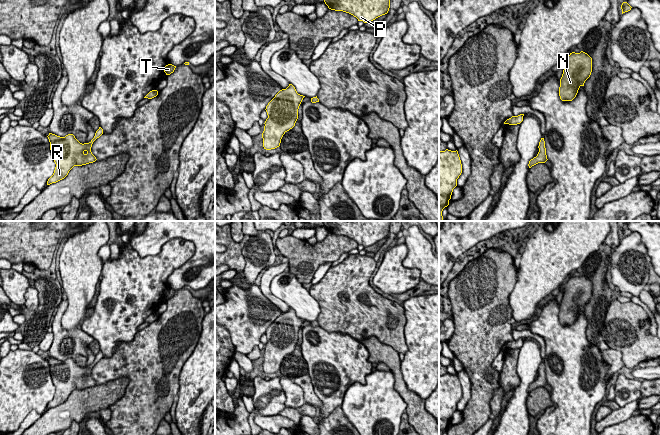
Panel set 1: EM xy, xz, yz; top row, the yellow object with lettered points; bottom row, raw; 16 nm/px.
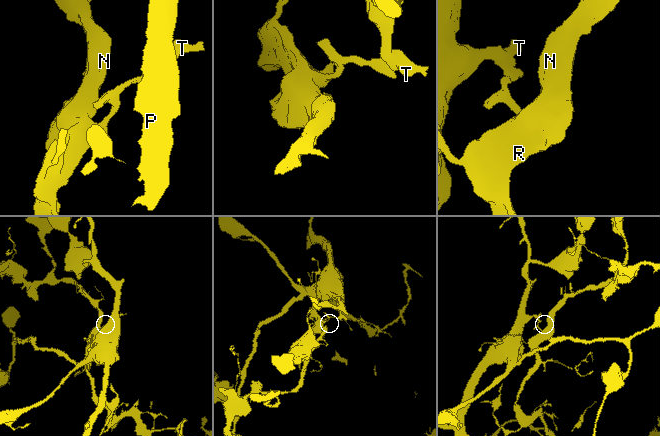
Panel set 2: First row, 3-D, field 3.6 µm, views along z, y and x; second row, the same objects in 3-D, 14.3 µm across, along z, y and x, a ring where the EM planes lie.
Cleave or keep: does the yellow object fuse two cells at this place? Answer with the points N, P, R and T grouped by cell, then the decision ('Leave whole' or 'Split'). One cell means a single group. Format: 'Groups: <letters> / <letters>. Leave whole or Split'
Groups: N R / P T. Split

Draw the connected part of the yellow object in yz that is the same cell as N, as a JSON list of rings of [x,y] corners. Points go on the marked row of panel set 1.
[[[572,52],[567,57],[560,79],[559,96],[562,101],[572,101],[592,72],[592,58],[585,52]]]

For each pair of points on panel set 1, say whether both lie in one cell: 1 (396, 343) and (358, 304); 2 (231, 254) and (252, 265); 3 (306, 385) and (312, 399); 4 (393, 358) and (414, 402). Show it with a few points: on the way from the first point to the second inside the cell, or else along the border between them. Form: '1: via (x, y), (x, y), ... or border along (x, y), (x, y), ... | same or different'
1: via (388, 333), (368, 313) | same
2: border along (249, 239), (242, 249), (245, 267), (241, 275) | different
3: via (308, 388), (309, 396) | same
4: via (396, 369), (399, 385), (404, 391) | same

